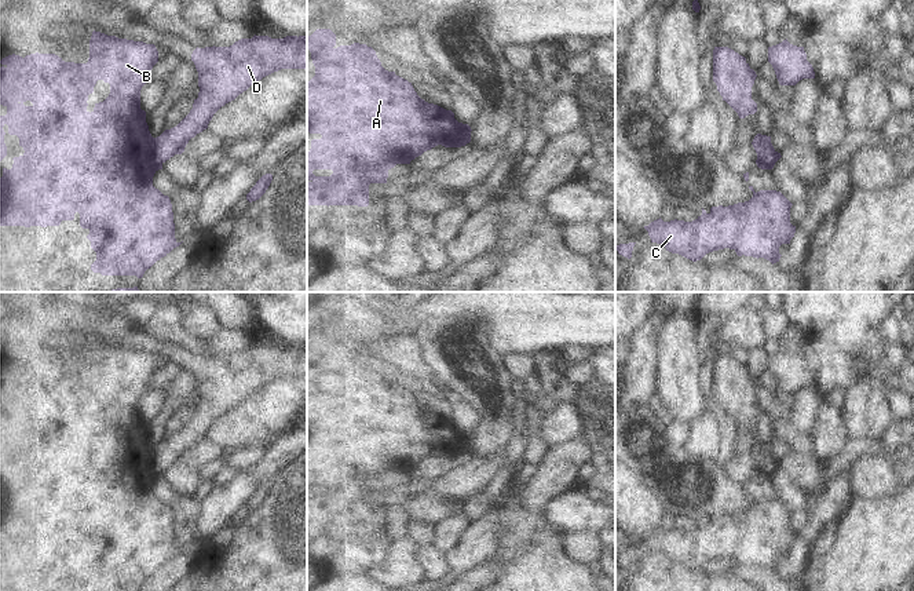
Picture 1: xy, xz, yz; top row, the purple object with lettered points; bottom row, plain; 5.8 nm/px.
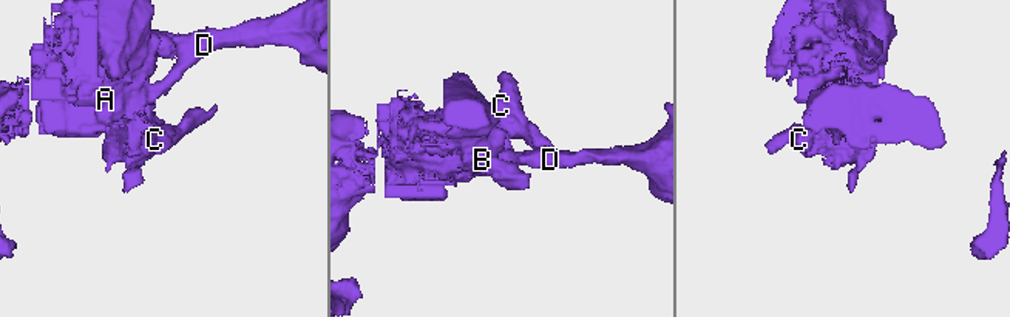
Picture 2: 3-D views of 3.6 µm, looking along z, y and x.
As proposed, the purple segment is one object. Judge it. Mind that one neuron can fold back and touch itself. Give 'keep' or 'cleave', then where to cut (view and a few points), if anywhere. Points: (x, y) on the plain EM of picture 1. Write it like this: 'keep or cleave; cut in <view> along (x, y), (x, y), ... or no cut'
cleave; cut in xy along (153, 447), (156, 467), (161, 471)

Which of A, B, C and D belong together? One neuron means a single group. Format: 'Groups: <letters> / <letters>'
Groups: A B C / D.

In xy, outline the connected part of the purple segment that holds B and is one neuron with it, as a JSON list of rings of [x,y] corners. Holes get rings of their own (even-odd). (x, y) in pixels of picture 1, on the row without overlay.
[[[95,339],[89,349],[89,366],[87,372],[65,371],[55,362],[39,361],[26,364],[25,366],[12,362],[0,369],[3,373],[0,376],[0,413],[7,416],[7,423],[0,424],[0,470],[7,464],[6,441],[3,438],[6,433],[8,434],[8,442],[17,444],[19,455],[25,459],[22,464],[12,467],[14,473],[11,478],[3,477],[3,485],[0,486],[0,535],[59,535],[62,529],[73,529],[74,522],[78,521],[80,535],[89,539],[87,547],[91,550],[91,557],[96,561],[96,569],[91,573],[91,579],[102,584],[136,584],[142,587],[147,577],[182,552],[175,547],[171,508],[153,495],[153,485],[158,478],[162,478],[162,471],[157,470],[154,446],[146,431],[146,420],[140,417],[140,398],[149,390],[149,382],[157,371],[158,360],[154,353],[118,347]],[[98,388],[110,393],[110,402],[103,411],[95,412],[94,419],[89,422],[87,419],[87,409],[88,404],[94,401]]]

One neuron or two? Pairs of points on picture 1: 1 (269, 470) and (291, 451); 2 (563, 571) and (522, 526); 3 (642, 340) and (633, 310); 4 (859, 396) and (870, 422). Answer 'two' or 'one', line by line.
1: one
2: one
3: two
4: one

